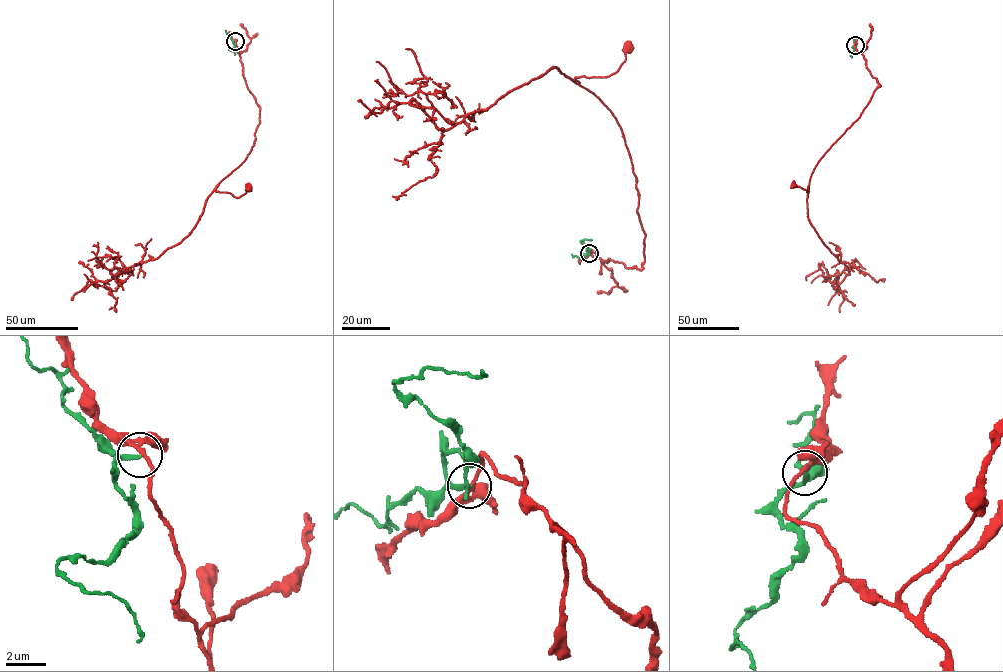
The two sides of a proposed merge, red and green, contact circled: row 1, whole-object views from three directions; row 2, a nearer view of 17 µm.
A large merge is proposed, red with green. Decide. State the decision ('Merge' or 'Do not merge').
Do not merge

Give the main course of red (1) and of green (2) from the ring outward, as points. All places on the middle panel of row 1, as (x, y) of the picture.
1: (589, 253), (591, 249), (602, 261), (642, 269), (645, 234), (622, 130), (575, 78), (613, 74), (627, 47)
2: (589, 253), (580, 241), (591, 239)

